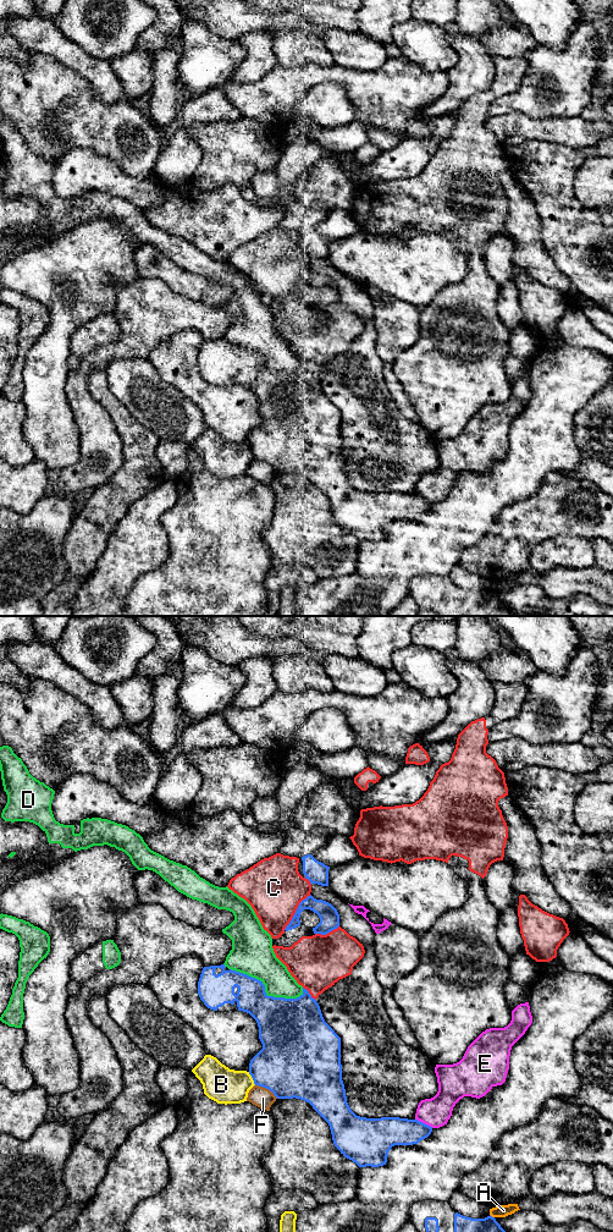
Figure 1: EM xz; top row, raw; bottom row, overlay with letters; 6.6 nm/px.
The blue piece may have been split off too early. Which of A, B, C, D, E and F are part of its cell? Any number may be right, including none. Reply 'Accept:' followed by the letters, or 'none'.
Accept: none

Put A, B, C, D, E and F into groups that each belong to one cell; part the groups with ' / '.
A C / B / D / E / F

